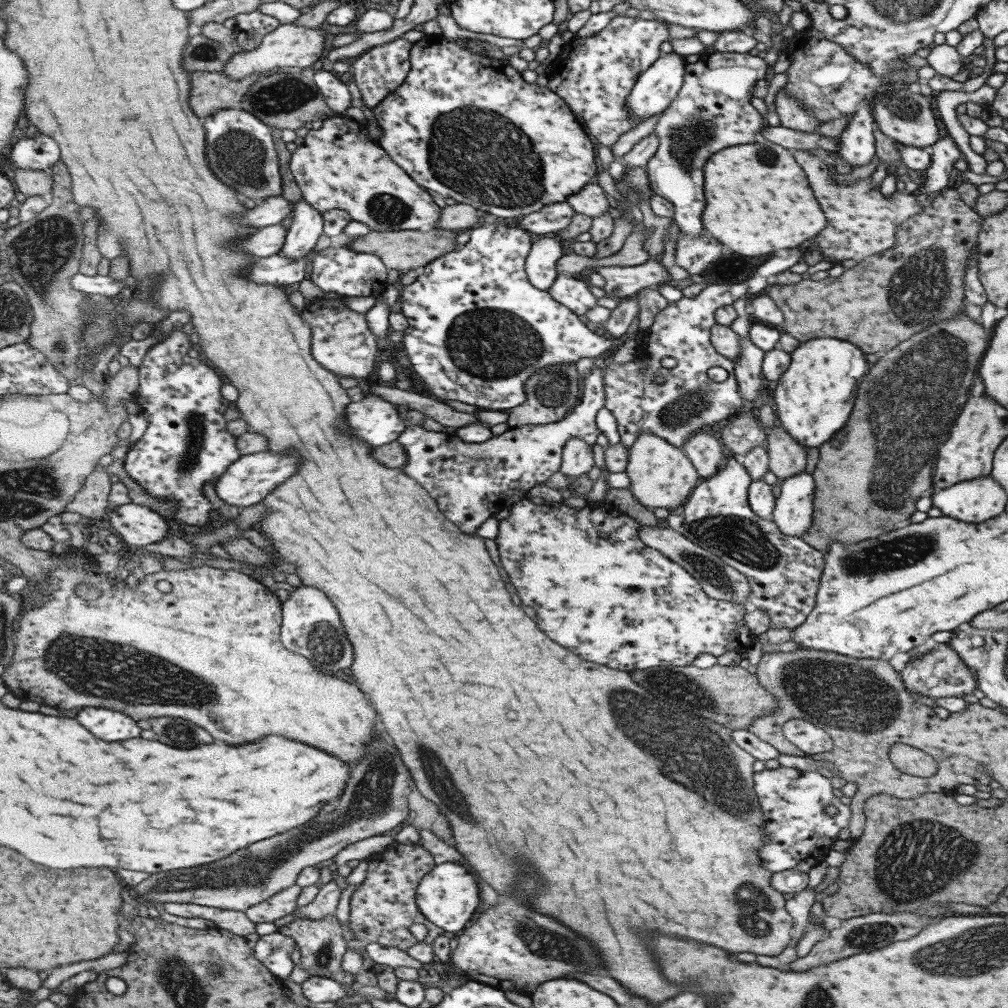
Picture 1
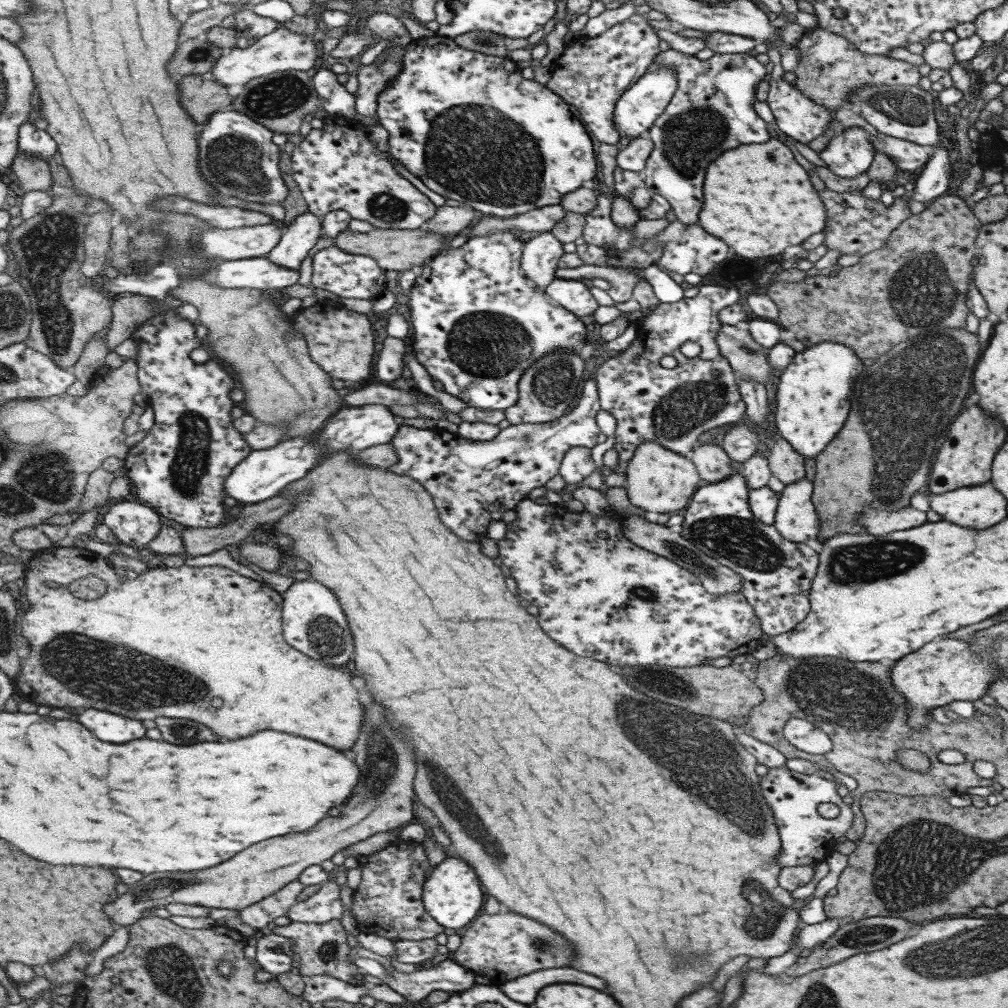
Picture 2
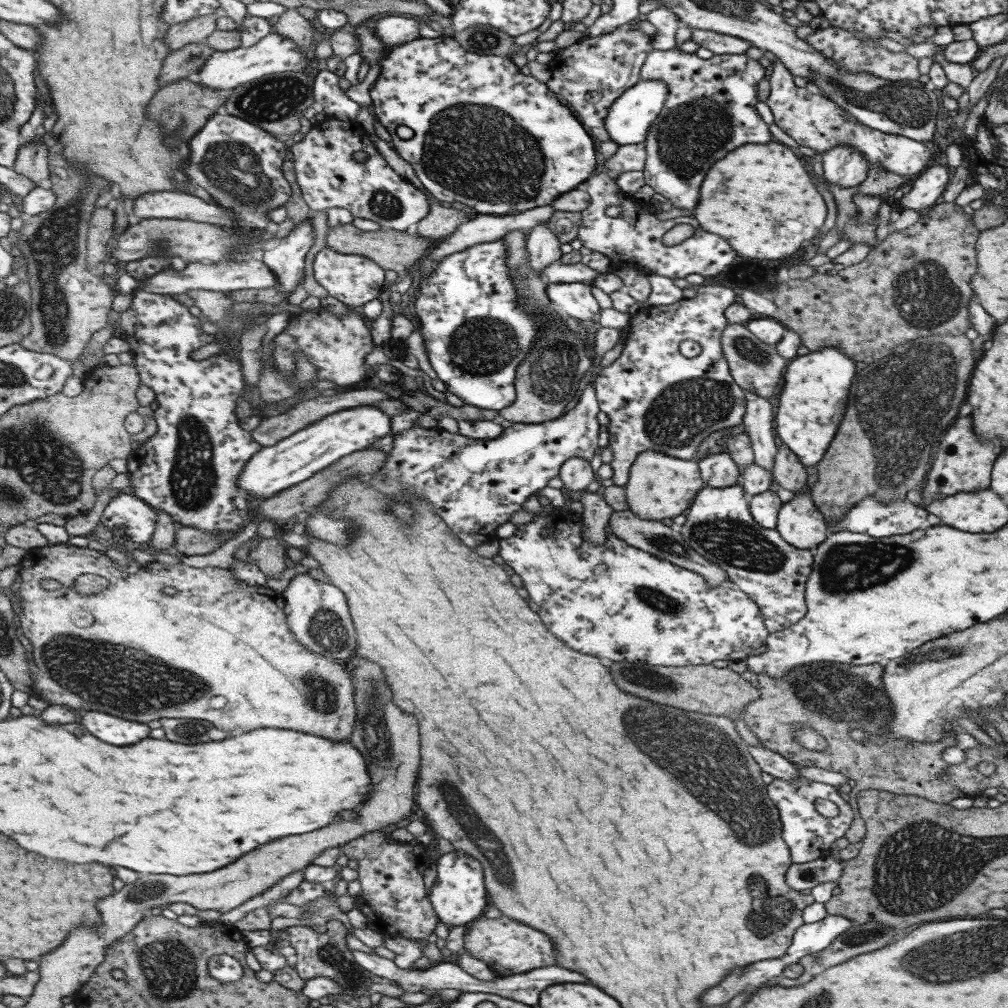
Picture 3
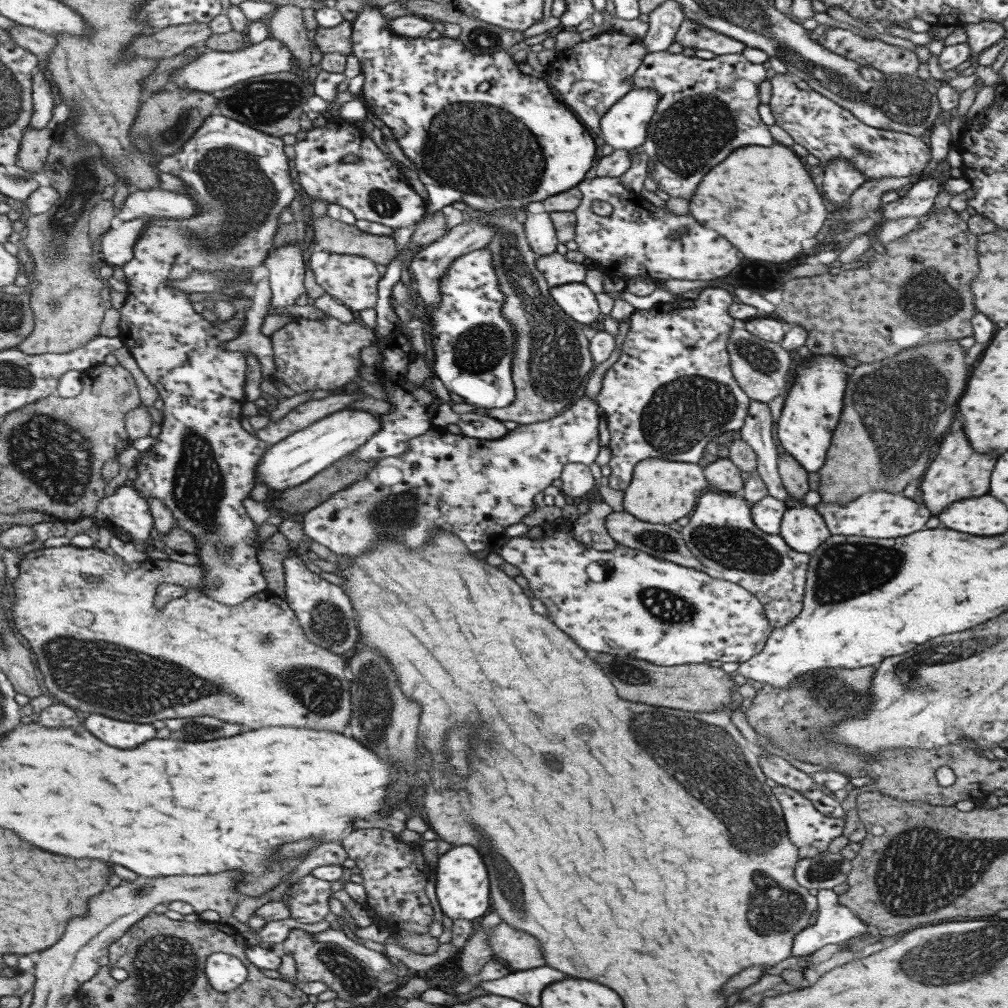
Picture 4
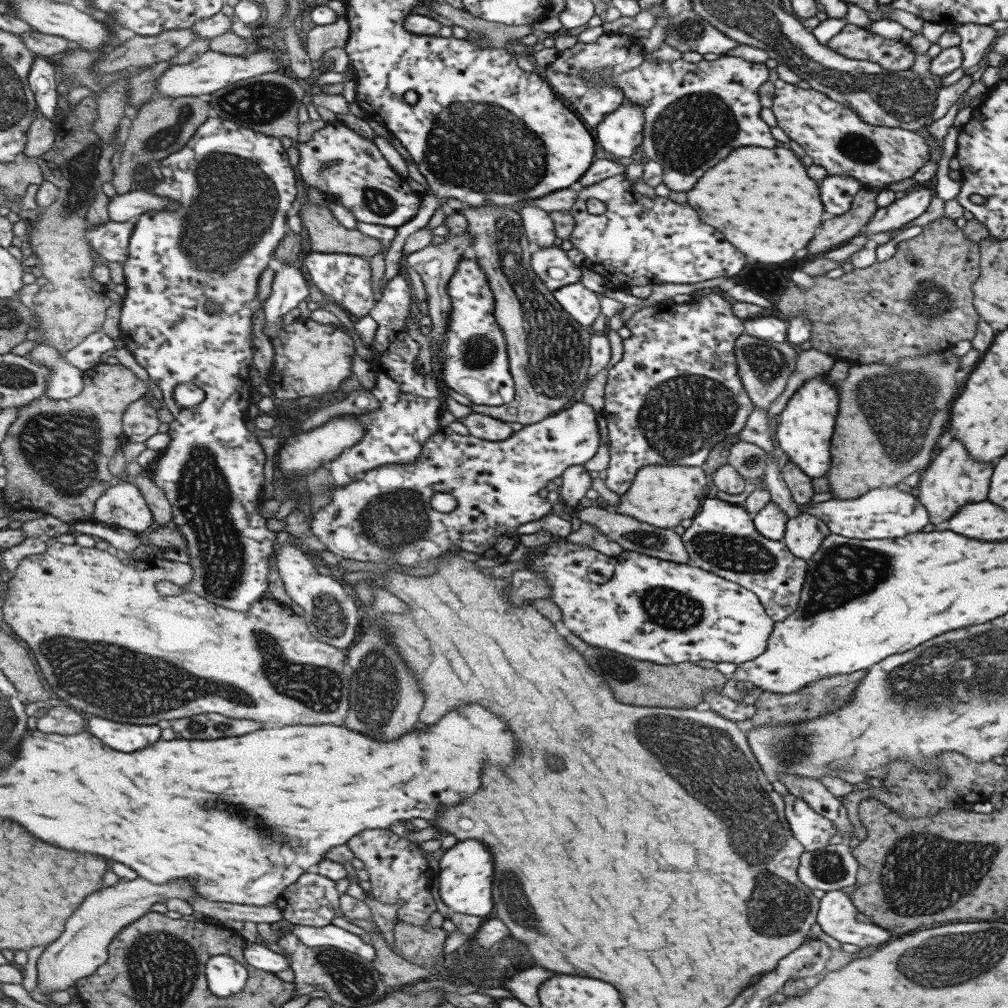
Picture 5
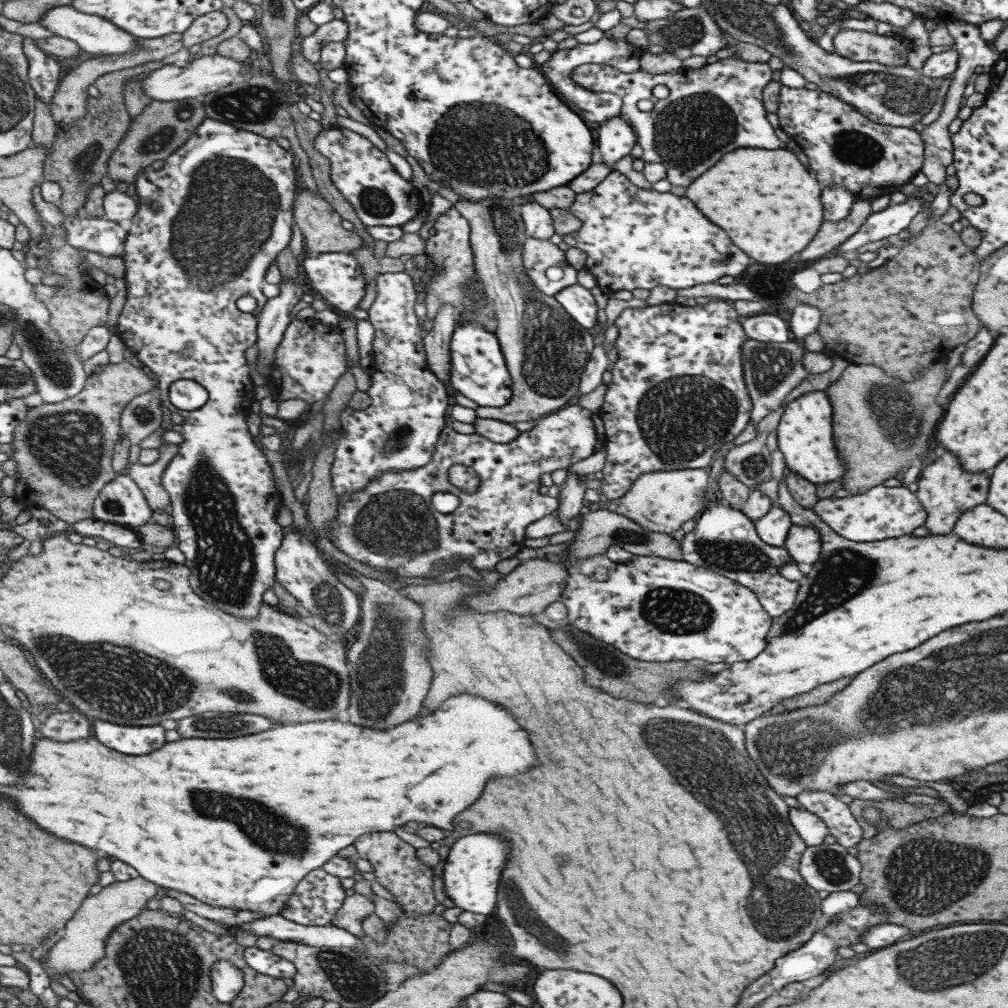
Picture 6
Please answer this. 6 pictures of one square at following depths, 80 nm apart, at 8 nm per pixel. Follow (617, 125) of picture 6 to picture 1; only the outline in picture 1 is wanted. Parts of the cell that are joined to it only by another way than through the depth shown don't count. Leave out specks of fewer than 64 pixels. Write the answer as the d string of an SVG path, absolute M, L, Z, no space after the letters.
M659 54L658 57L636 78L630 93L626 98L626 109L628 119L636 125L645 118L654 114L661 114L669 103L675 98L677 91L681 88L684 75L684 57L680 54Z

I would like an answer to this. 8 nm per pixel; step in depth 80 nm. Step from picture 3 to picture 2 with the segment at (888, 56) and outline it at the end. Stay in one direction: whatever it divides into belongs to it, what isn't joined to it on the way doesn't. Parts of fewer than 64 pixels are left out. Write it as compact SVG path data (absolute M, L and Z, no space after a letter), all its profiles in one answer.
M808 29L794 46L802 51L797 68L792 70L795 74L794 87L803 96L831 110L832 113L846 103L848 96L856 88L864 84L871 86L885 84L894 88L902 86L908 88L919 82L920 74L917 66L885 54L862 54L847 42L846 38L833 34L829 30Z

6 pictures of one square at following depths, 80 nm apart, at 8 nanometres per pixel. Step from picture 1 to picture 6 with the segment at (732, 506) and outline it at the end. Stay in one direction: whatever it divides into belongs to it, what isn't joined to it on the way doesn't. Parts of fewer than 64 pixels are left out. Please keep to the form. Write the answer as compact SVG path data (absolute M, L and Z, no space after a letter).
M707 502L693 521L696 525L680 540L681 561L711 570L748 588L755 594L764 612L772 618L790 610L800 582L787 580L778 573L786 562L793 561L784 546L765 544L757 536L754 522L741 510L723 502Z

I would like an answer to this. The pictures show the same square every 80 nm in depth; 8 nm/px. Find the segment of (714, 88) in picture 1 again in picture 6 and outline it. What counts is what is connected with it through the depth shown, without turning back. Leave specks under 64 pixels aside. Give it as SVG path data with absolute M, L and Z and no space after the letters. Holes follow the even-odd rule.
M730 56L699 68L681 66L665 74L649 74L641 69L622 73L611 66L589 63L576 66L570 77L585 90L620 96L620 114L632 126L636 143L643 149L640 159L662 164L669 184L686 187L735 148L779 148L762 103L762 88L771 81L771 71L767 63L745 62ZM657 84L667 88L666 98L655 98L651 93ZM639 100L650 100L653 108L647 112L637 109L635 103Z

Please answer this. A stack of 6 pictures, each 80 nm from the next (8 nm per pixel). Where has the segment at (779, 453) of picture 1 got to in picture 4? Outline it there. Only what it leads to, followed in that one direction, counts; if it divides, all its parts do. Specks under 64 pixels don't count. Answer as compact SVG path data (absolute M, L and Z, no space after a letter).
M788 452L777 456L776 469L787 495L801 501L809 491L806 470Z

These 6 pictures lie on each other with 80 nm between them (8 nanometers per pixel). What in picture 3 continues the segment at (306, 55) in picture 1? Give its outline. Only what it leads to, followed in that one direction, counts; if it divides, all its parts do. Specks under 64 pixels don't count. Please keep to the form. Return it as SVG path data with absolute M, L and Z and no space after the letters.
M271 32L247 48L239 46L233 50L213 51L203 66L190 79L200 85L224 92L226 88L237 88L237 86L261 78L263 75L303 70L307 63L305 52L290 38Z

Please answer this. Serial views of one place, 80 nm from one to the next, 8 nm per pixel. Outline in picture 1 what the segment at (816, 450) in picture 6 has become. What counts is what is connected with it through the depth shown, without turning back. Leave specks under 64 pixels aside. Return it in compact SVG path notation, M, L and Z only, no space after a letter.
M831 337L812 338L799 343L789 357L787 369L770 388L776 419L803 448L818 448L845 425L855 401L857 386L868 374L870 365L858 346Z

